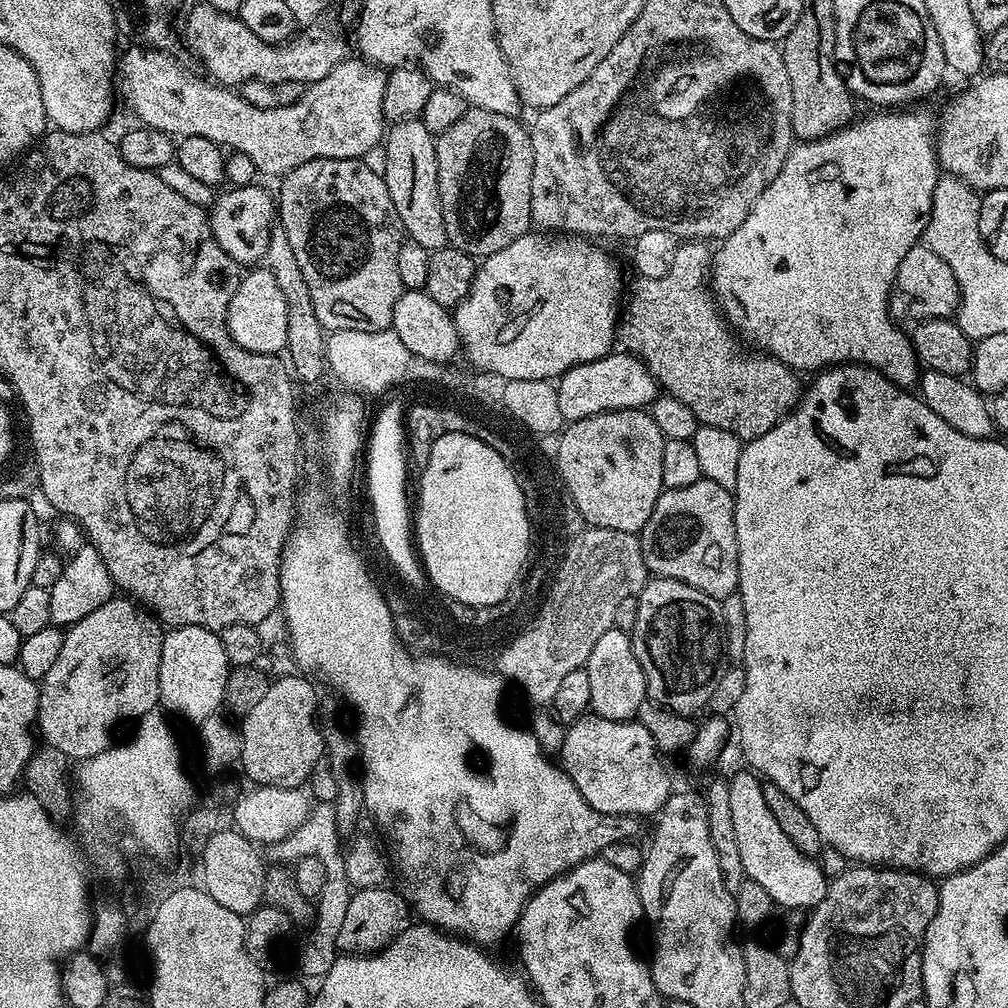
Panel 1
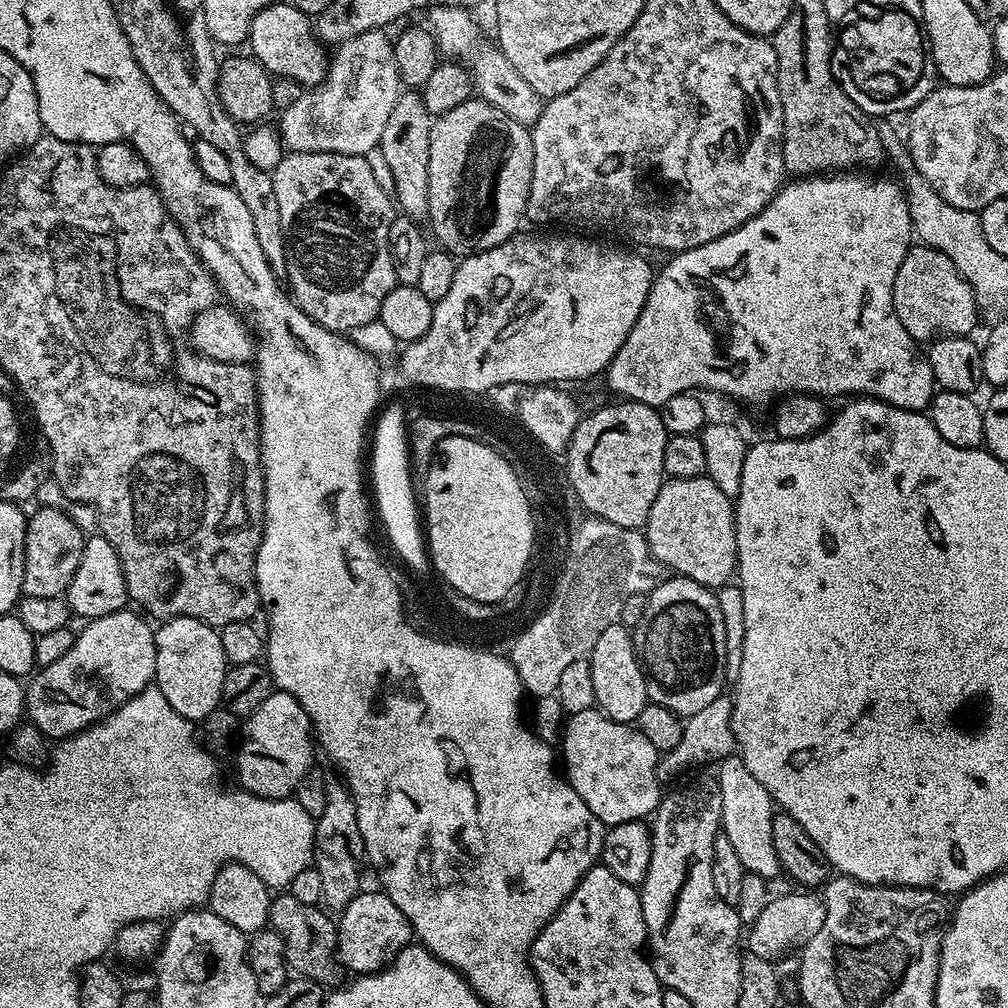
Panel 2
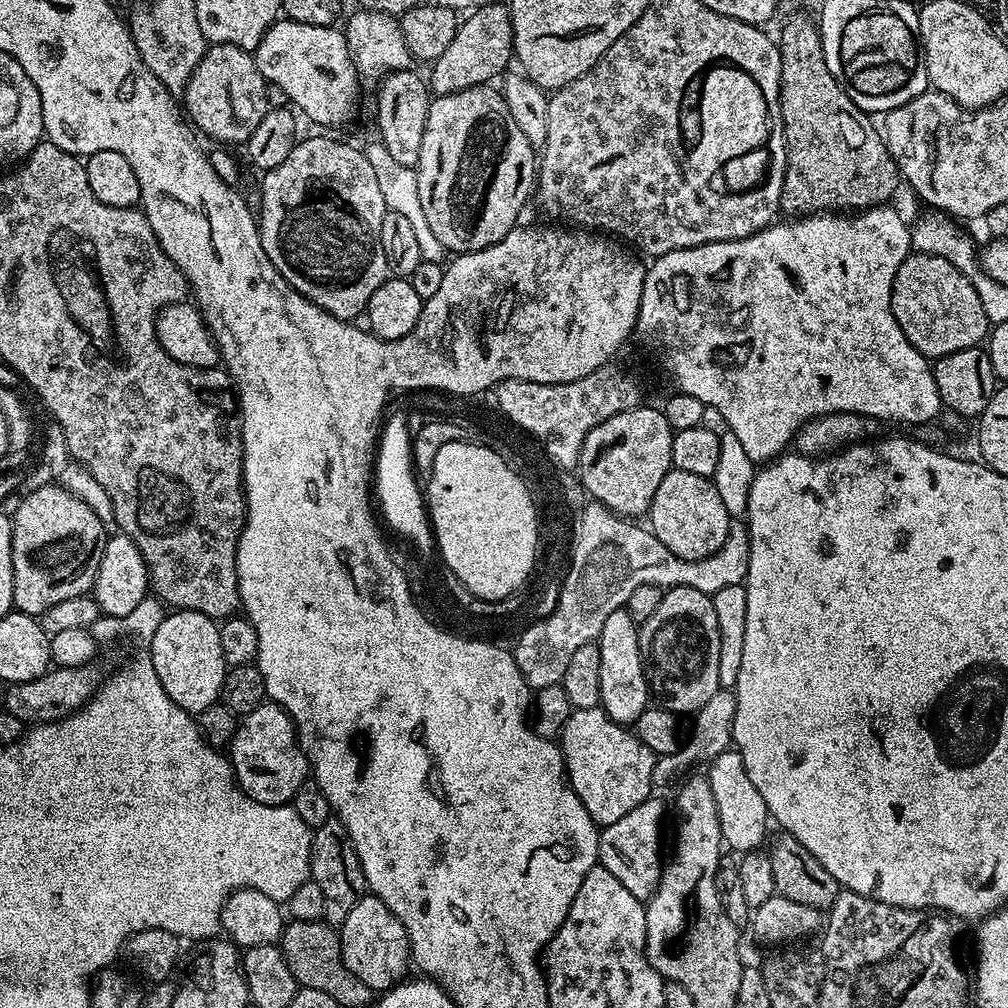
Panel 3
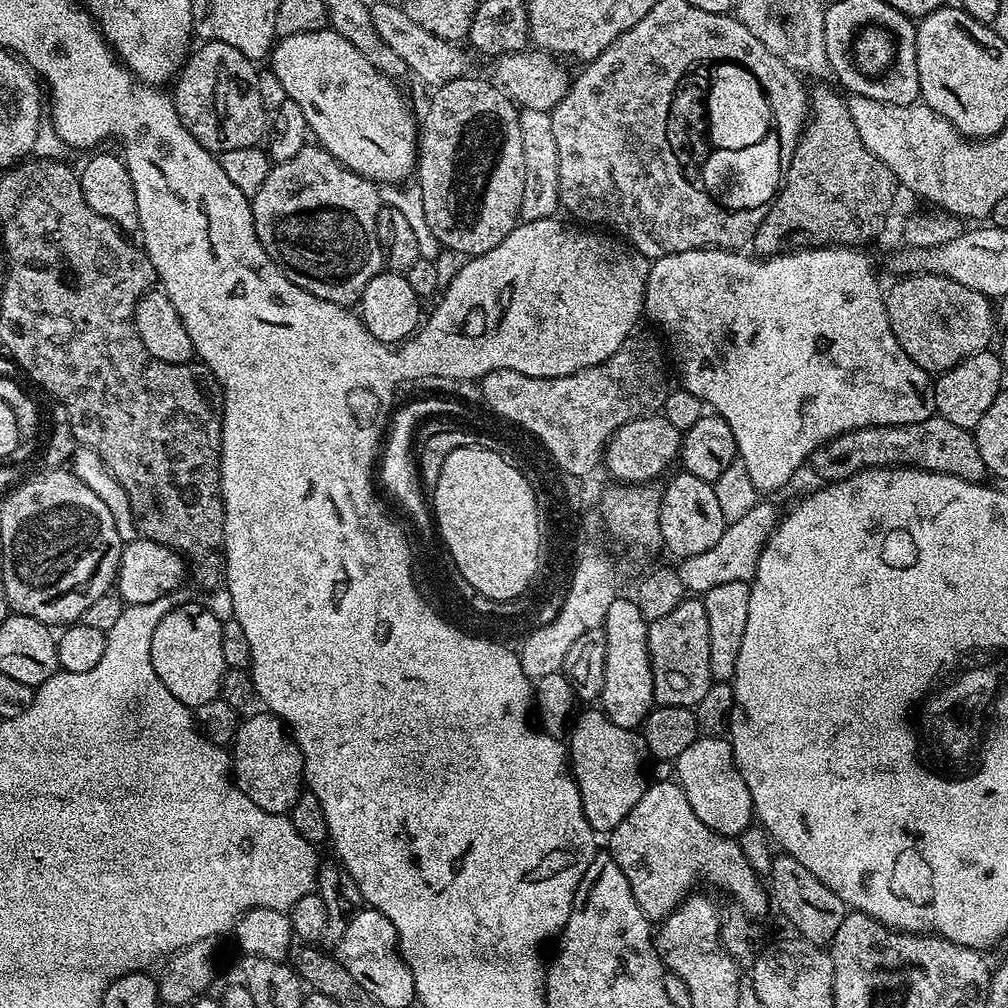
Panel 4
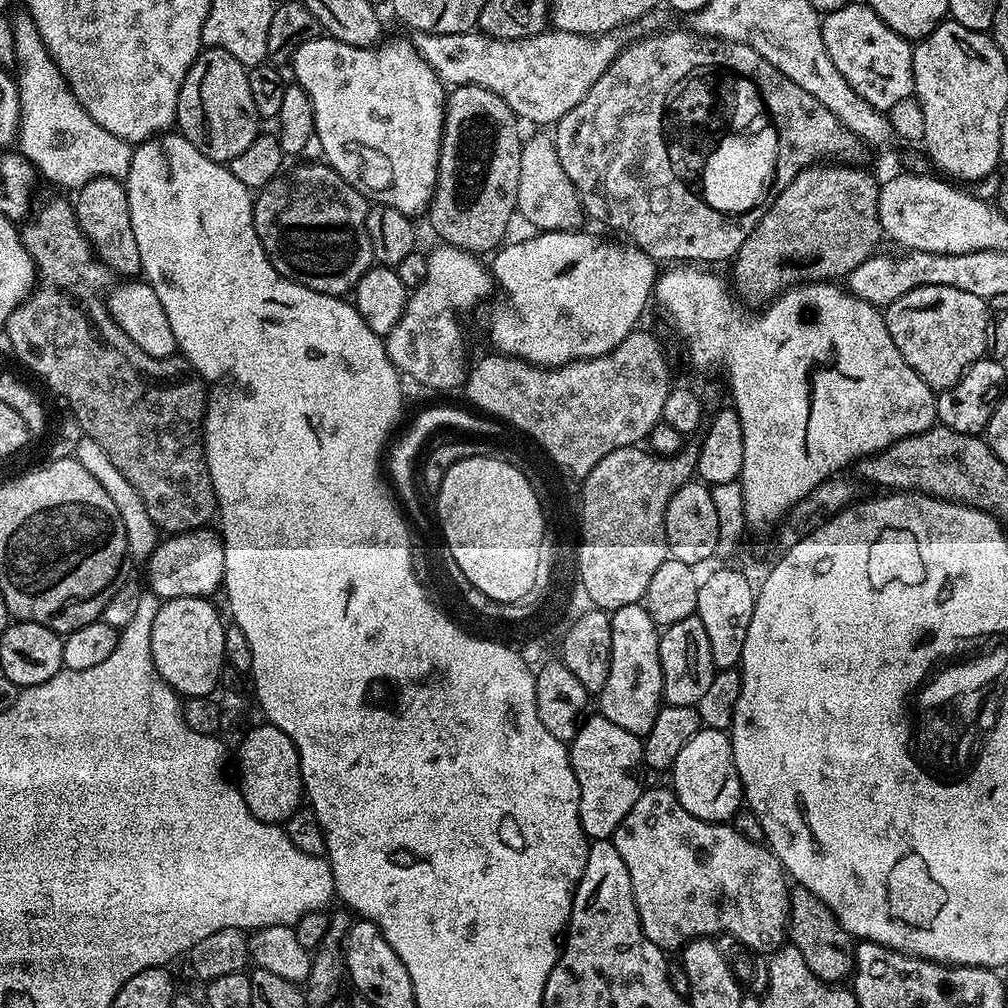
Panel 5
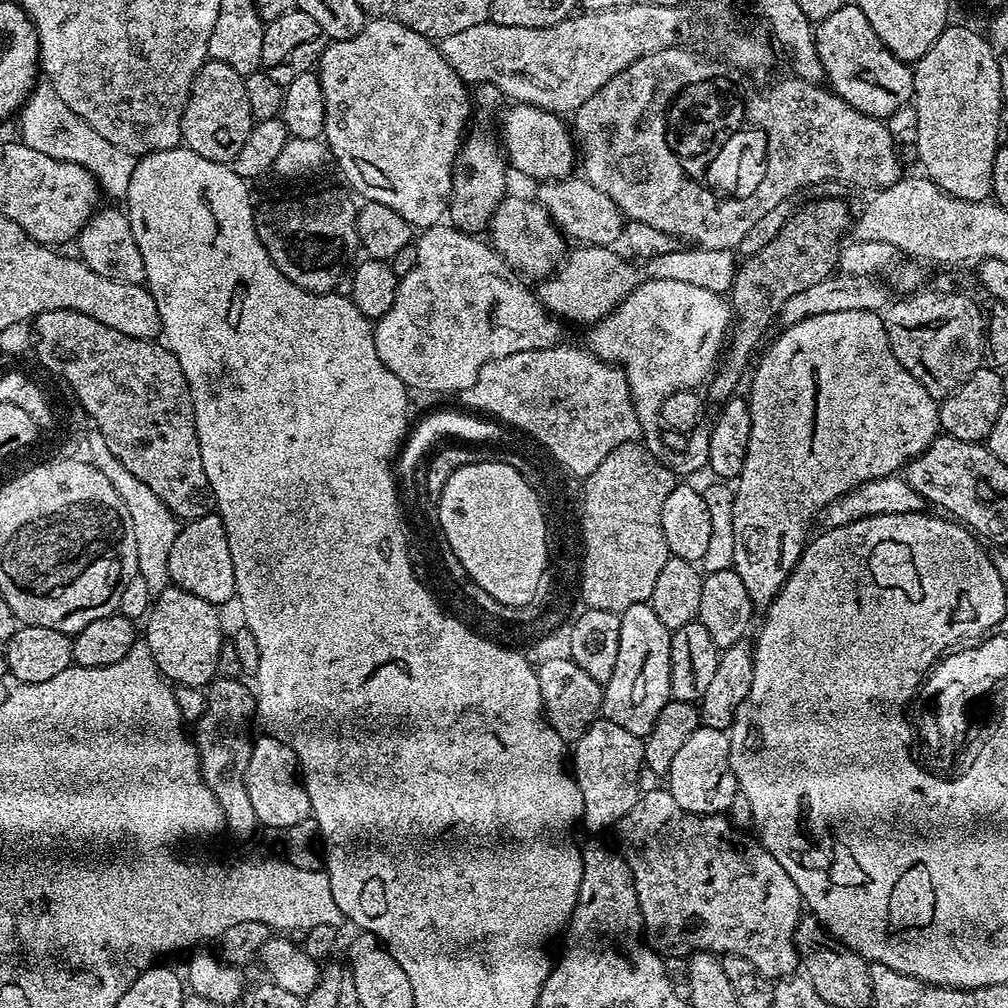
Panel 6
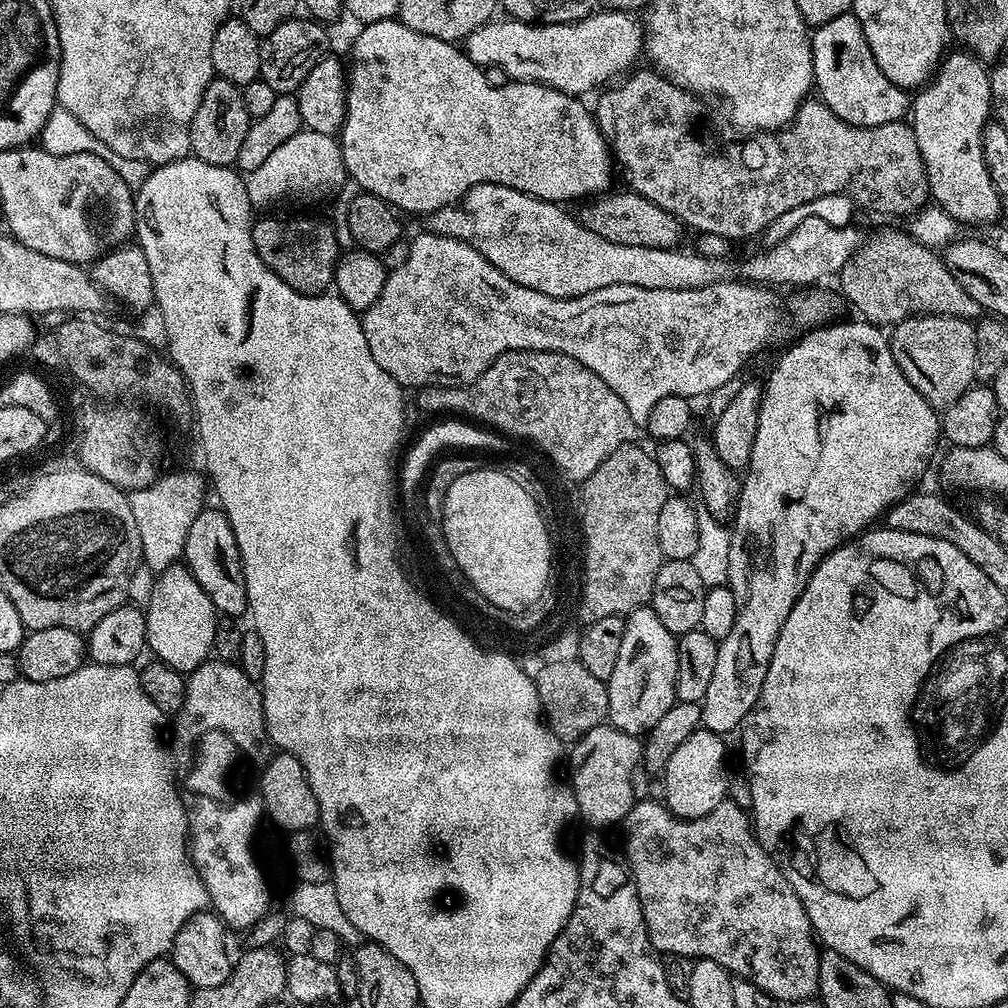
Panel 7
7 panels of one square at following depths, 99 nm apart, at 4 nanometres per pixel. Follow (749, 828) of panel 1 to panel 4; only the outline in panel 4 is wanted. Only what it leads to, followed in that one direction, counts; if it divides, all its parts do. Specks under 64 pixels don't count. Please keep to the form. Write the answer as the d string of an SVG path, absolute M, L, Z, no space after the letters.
M704 734L693 744L686 746L674 762L676 768L675 783L686 794L690 810L698 814L700 821L720 836L736 838L753 823L752 799L742 774L736 769L736 759L731 743L716 734Z

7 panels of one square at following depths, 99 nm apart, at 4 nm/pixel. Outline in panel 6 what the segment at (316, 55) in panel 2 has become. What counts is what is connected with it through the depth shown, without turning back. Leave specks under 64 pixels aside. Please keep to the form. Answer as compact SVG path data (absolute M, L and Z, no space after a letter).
M372 18L365 23L363 30L357 36L351 36L349 40L334 40L329 43L328 49L320 55L318 75L325 98L325 124L322 139L328 145L331 159L334 164L340 167L345 182L349 184L347 187L357 197L382 202L382 206L390 206L390 210L402 214L402 218L406 218L406 222L412 225L413 229L423 230L432 227L433 224L441 223L445 219L448 200L452 196L452 170L456 167L456 158L460 154L462 137L466 132L464 123L467 122L472 108L474 109L474 104L470 99L469 85L465 84L462 77L452 69L450 62L446 62L439 47L427 36L410 30L398 19Z

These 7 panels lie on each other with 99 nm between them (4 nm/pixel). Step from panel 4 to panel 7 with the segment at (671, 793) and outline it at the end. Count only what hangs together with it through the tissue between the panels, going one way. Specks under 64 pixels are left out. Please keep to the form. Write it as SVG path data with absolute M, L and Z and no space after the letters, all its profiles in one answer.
M726 798L721 804L714 806L714 810L710 810L710 814L706 814L697 820L681 820L673 816L672 811L663 803L657 802L655 804L652 800L637 799L622 822L623 828L624 848L622 847L622 856L628 865L628 869L632 871L632 881L636 883L638 890L638 898L642 906L648 937L657 953L670 956L691 956L696 960L718 962L718 966L722 966L732 973L733 977L754 982L754 986L758 986L776 1002L780 1002L780 1000L785 1000L785 1002L810 1000L819 993L818 962L820 961L821 951L814 939L810 918L806 914L794 886L790 886L790 882L782 874L782 870L772 861L772 855L767 848L757 840L754 824L749 813L745 809L743 812L732 801L732 798Z

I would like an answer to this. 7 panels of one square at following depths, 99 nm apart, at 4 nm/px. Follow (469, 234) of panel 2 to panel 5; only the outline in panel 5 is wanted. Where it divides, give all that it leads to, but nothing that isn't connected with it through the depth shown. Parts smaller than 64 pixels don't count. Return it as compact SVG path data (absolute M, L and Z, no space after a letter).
M461 84L447 93L436 189L426 209L443 243L473 254L491 253L505 243L508 223L517 215L520 127L511 106L482 86Z

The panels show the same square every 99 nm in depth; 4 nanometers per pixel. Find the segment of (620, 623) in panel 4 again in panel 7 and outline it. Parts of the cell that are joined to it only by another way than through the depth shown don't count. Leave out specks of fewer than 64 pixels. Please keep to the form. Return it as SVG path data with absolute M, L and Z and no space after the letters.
M651 606L635 608L627 613L622 634L622 647L618 654L618 662L614 665L614 674L606 681L608 685L608 719L618 730L631 736L643 737L659 722L662 714L670 710L670 706L677 703L676 675L678 674L678 650L676 649L677 637L673 636L666 626L662 626L662 618L654 614Z

